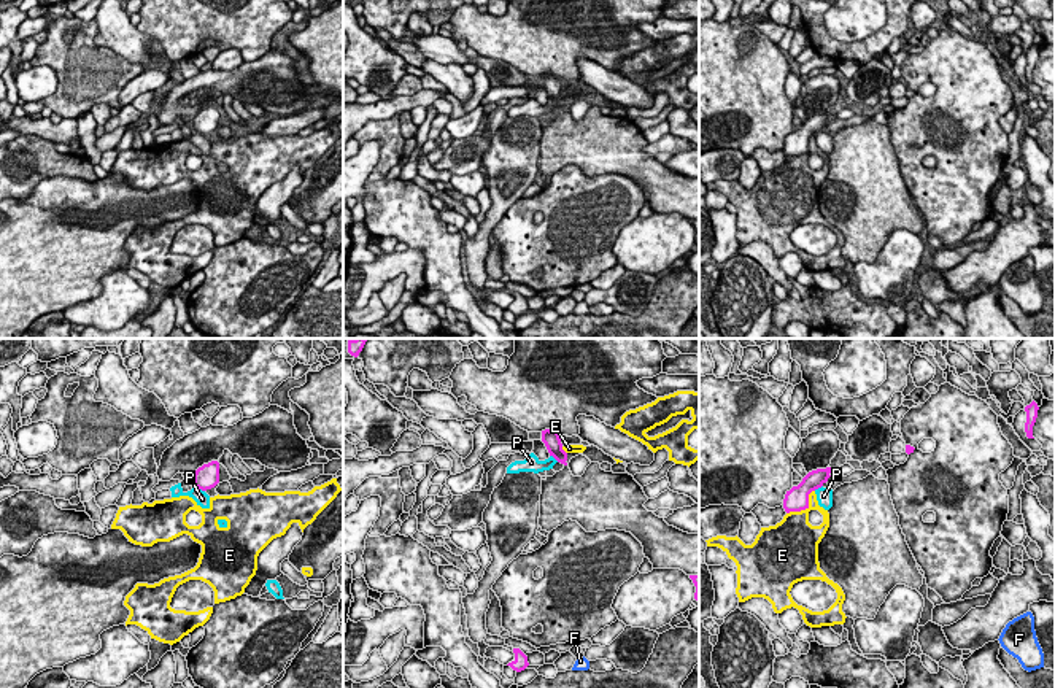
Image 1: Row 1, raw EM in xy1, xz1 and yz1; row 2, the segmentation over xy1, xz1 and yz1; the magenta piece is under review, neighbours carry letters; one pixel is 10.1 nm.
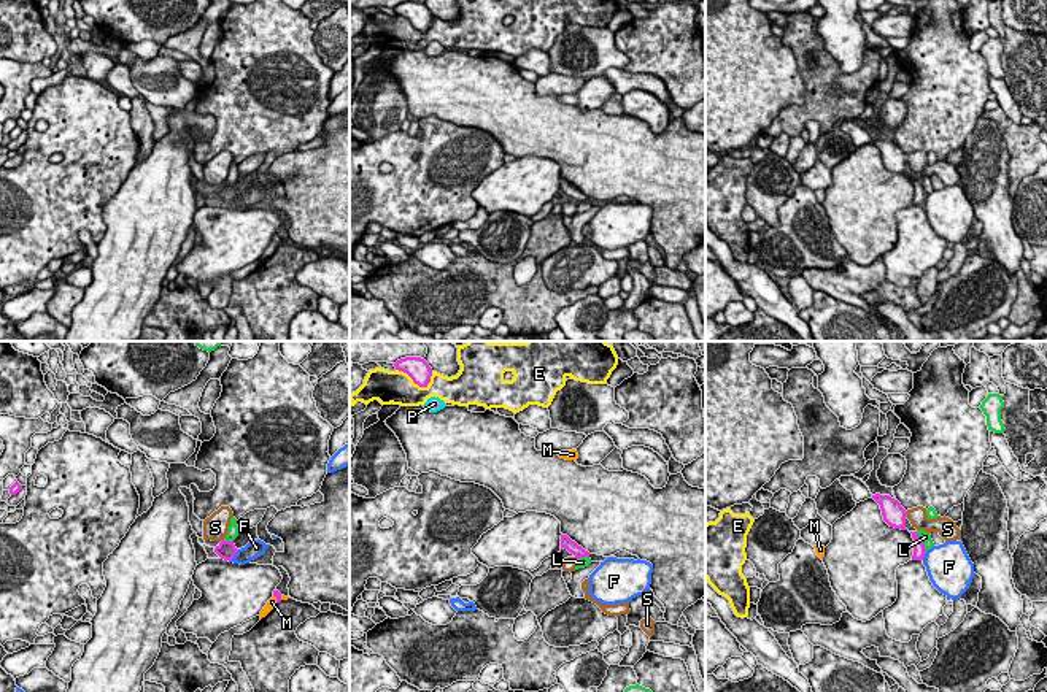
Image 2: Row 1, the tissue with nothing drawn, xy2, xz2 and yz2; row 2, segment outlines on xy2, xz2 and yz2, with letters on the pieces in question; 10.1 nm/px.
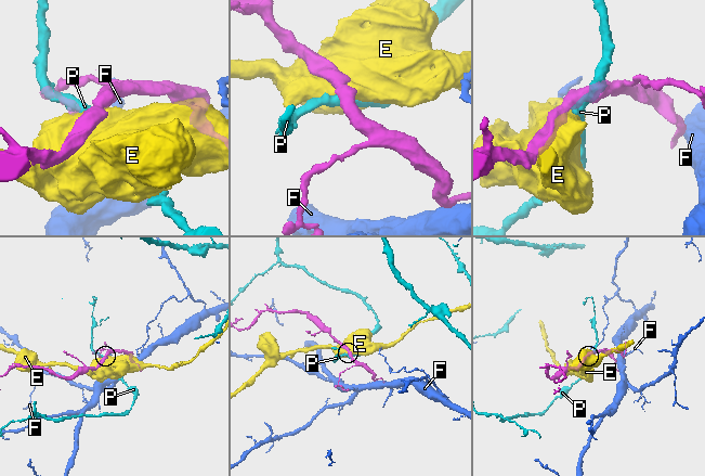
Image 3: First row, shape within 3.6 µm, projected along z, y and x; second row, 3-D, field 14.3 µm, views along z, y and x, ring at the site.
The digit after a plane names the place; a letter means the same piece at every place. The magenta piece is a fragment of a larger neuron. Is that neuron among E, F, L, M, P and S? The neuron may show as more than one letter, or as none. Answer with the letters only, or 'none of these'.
S

